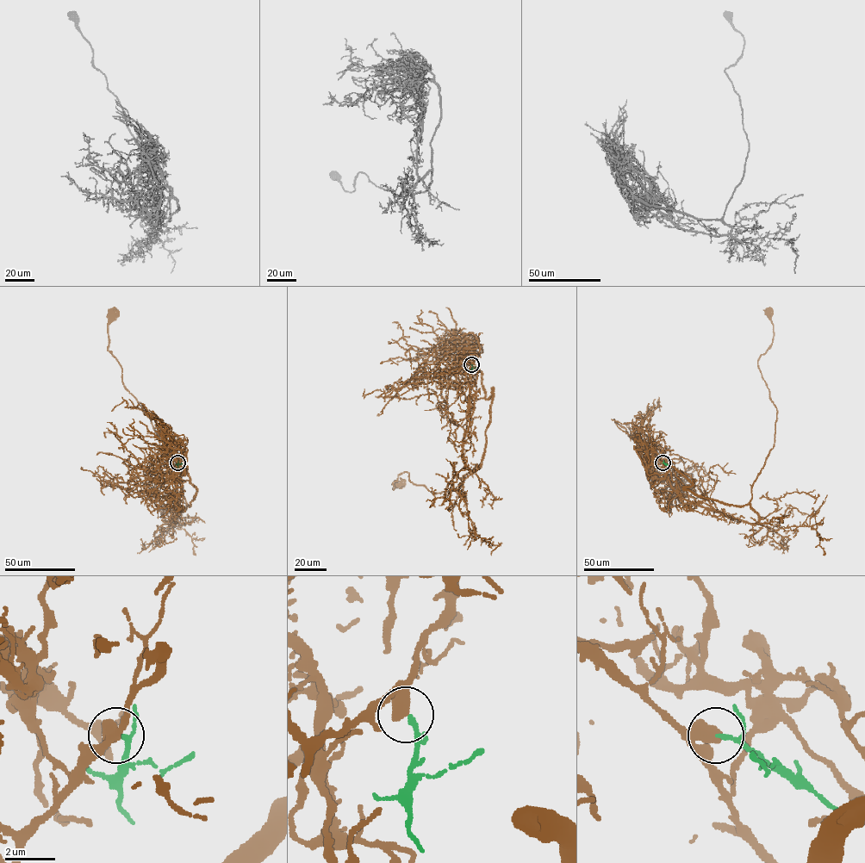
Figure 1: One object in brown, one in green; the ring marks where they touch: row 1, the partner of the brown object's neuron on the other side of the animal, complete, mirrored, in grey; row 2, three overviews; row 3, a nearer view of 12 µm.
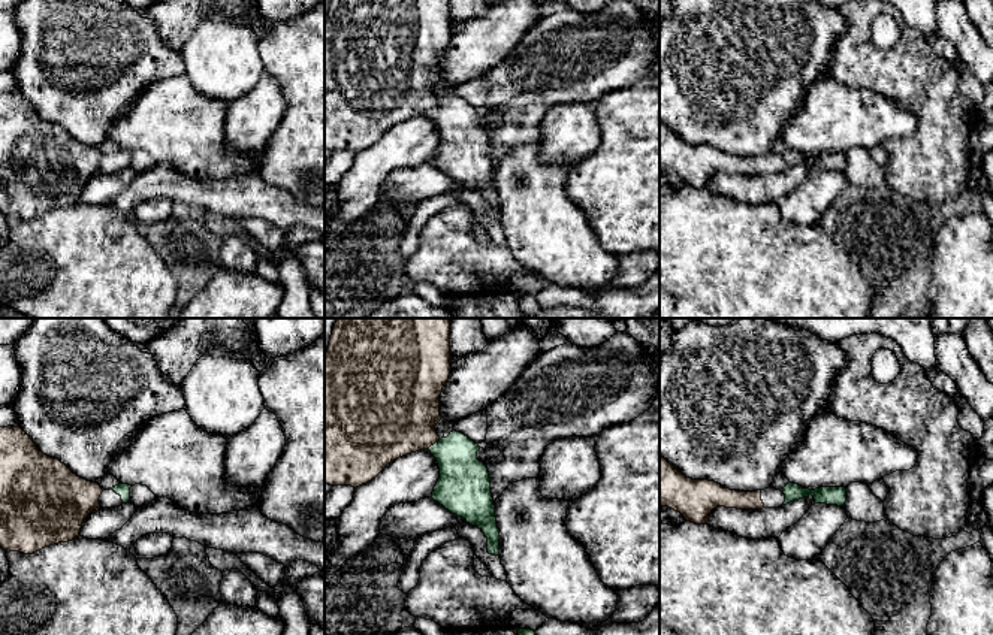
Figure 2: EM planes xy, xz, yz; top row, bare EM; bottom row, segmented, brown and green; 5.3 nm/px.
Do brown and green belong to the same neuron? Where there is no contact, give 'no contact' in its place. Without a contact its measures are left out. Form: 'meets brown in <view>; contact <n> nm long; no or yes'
meets brown in xz; contact 90 nm long; yes

